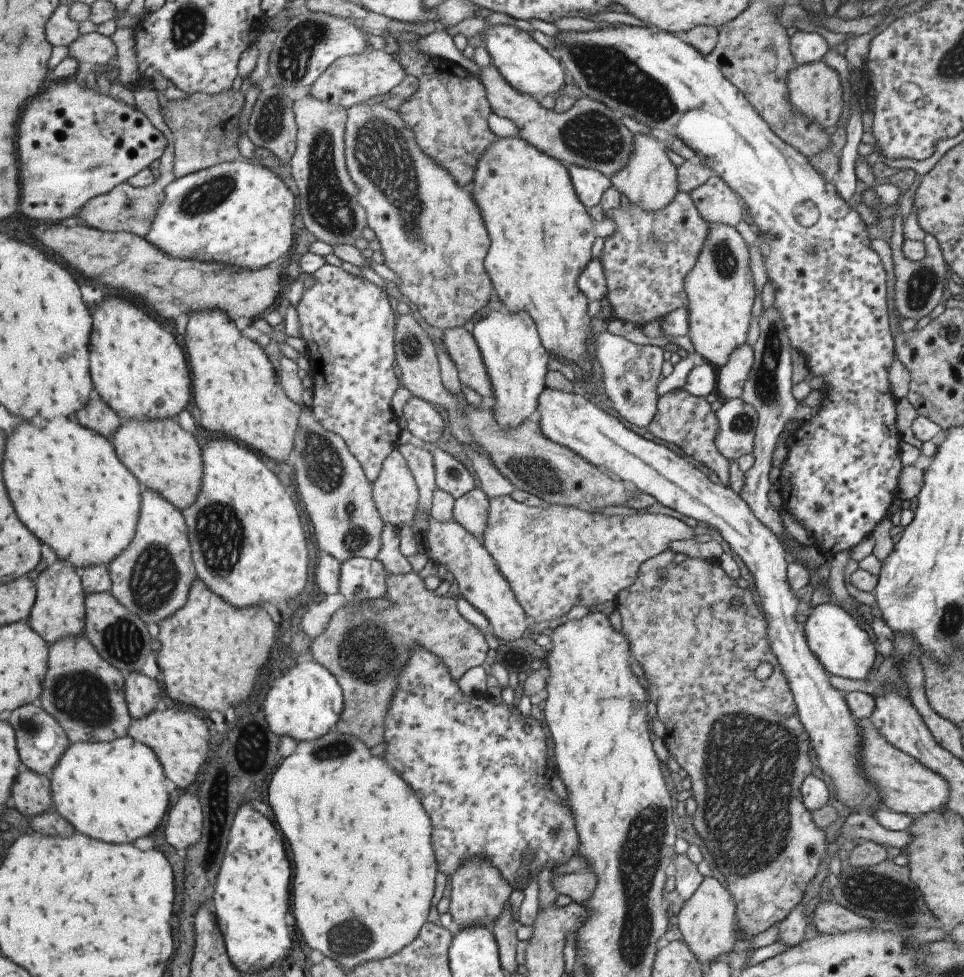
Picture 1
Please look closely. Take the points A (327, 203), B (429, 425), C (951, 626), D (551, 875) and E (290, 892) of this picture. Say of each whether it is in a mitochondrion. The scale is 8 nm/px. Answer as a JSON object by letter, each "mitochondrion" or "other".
{"A":"mitochondrion","B":"other","C":"mitochondrion","D":"other","E":"other"}

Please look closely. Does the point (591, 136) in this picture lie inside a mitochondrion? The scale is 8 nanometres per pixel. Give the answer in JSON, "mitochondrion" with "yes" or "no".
{"mitochondrion":"yes"}

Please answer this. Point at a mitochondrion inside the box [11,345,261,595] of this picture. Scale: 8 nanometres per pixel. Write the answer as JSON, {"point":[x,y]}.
{"point":[220,535]}

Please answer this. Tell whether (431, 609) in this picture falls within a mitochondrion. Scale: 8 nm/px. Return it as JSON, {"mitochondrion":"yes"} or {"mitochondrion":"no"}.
{"mitochondrion":"no"}

